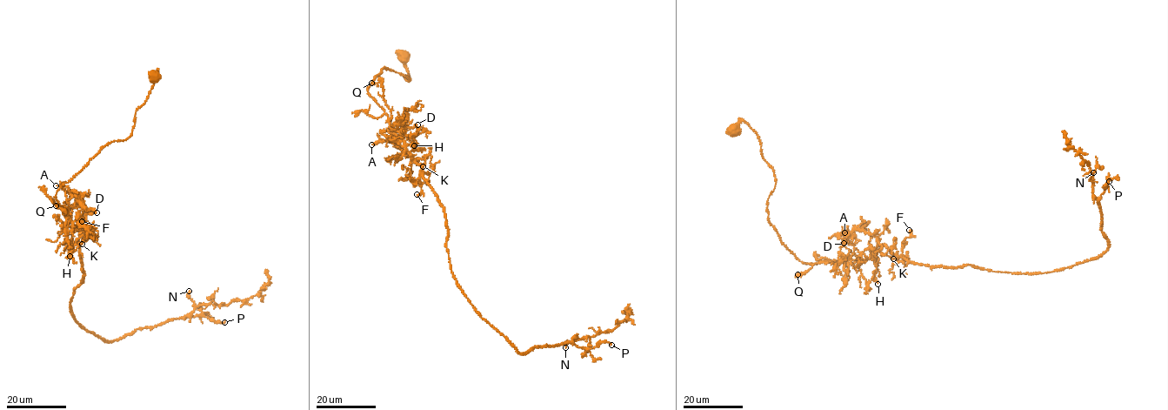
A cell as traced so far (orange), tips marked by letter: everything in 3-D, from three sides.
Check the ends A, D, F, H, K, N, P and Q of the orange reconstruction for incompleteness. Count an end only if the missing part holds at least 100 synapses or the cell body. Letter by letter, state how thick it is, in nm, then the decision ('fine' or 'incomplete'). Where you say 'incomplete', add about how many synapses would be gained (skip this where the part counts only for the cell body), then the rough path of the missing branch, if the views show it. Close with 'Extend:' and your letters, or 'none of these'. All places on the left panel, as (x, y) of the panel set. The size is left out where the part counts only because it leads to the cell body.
A: calibre 120 nm; fine
D: calibre 320 nm; fine
F: calibre 170 nm; fine
H: calibre 130 nm; fine
K: calibre 220 nm; fine
N: calibre 120 nm; fine
P: calibre 130 nm; fine
Q: calibre 130 nm; fine
Extend: none of these

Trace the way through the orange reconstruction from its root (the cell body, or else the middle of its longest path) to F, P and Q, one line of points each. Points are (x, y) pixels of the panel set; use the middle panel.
F: (403, 57), (410, 76), (404, 77), (410, 80), (385, 68), (367, 90), (421, 165), (417, 194)
P: (403, 57), (410, 80), (385, 68), (367, 90), (443, 207), (457, 285), (519, 352), (568, 341), (611, 345)
Q: (403, 57), (410, 76), (404, 77), (410, 80), (385, 68), (367, 89), (390, 119), (381, 82), (371, 83)

